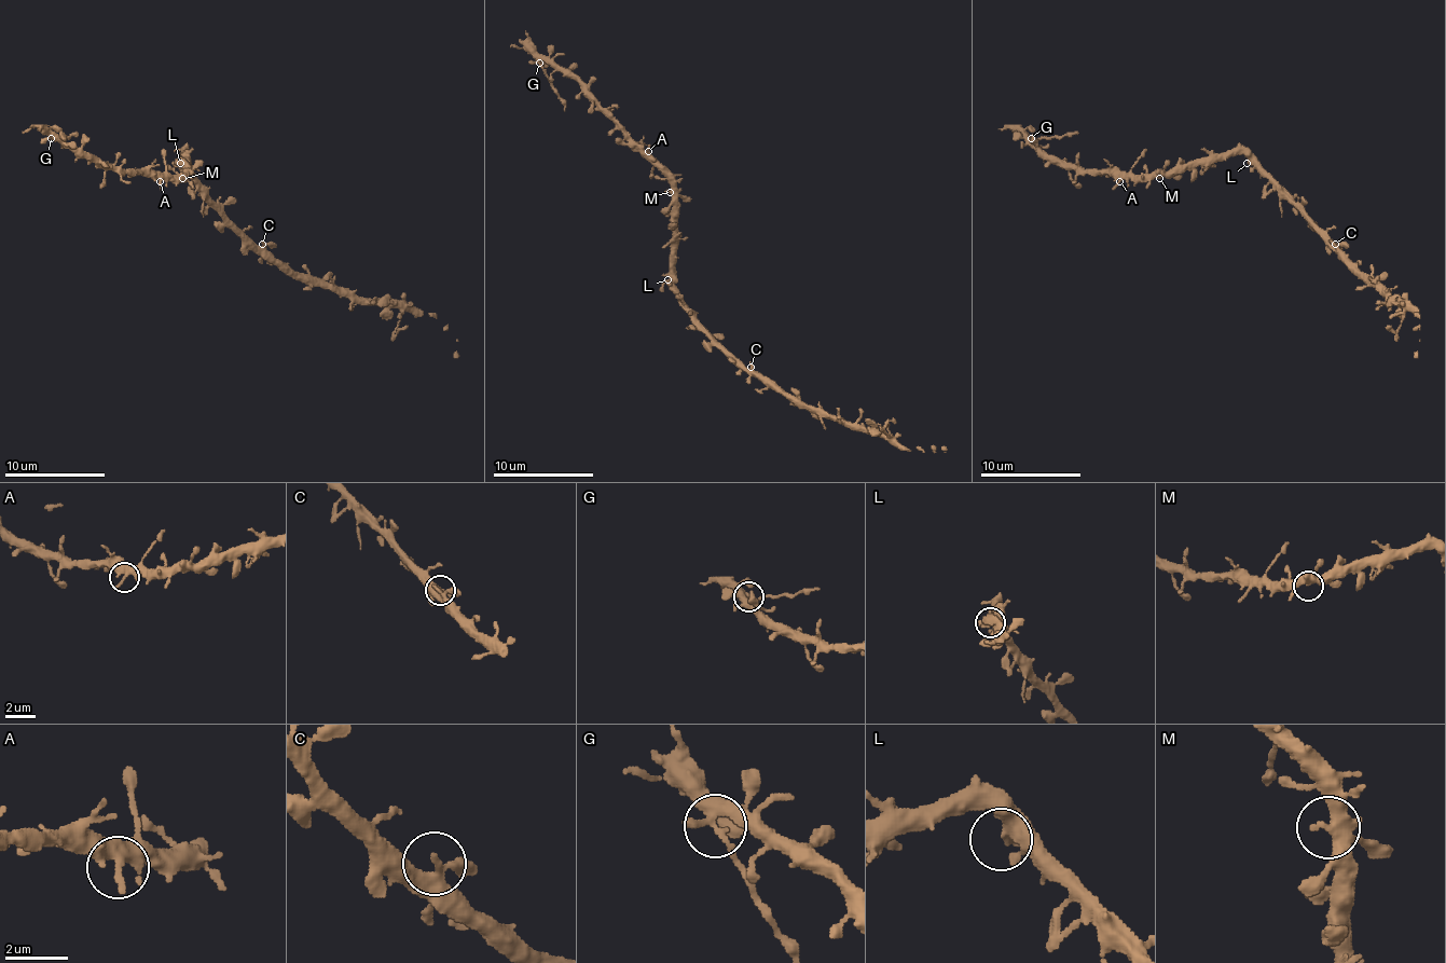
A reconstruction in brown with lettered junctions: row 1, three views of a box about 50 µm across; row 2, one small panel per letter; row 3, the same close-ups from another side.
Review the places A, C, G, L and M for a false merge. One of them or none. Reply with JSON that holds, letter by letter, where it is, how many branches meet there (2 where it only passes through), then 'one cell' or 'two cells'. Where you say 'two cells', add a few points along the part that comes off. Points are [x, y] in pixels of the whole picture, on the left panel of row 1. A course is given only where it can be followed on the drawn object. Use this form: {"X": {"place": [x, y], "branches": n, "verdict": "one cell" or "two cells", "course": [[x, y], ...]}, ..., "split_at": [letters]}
{"A": {"place": [160, 181], "branches": 3, "verdict": "one cell"}, "C": {"place": [262, 244], "branches": 3, "verdict": "one cell"}, "G": {"place": [51, 138], "branches": 4, "verdict": "two cells", "course": [[52, 138], [77, 134]]}, "L": {"place": [180, 163], "branches": 4, "verdict": "one cell"}, "M": {"place": [182, 178], "branches": 4, "verdict": "one cell"}, "split_at": ["G"]}

